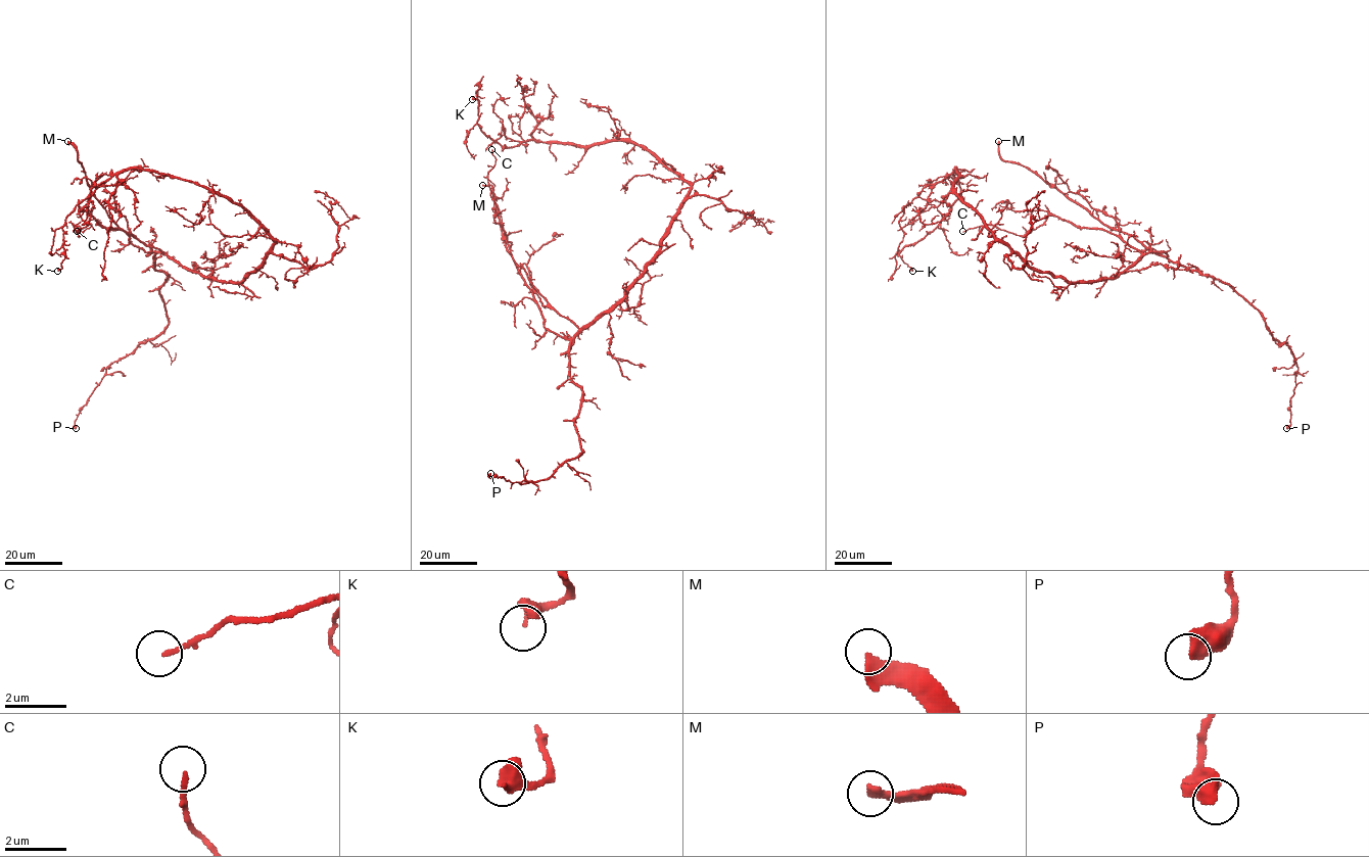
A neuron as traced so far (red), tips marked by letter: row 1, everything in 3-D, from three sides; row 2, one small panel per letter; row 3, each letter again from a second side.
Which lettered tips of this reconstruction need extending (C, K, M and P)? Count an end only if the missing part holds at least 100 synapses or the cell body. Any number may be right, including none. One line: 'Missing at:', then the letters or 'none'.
Missing at: M

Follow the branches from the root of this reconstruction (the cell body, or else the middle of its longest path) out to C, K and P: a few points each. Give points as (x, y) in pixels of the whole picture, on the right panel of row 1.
C: (1063, 278), (1113, 278), (1141, 253), (1115, 234), (1079, 228), (1052, 215), (1023, 236), (987, 224), (962, 231)
K: (1063, 278), (1032, 268), (995, 238), (955, 192), (954, 168), (960, 195), (932, 231), (899, 253), (912, 271)
P: (1063, 278), (1113, 278), (1154, 252), (1228, 283), (1294, 358), (1297, 373), (1286, 428)

